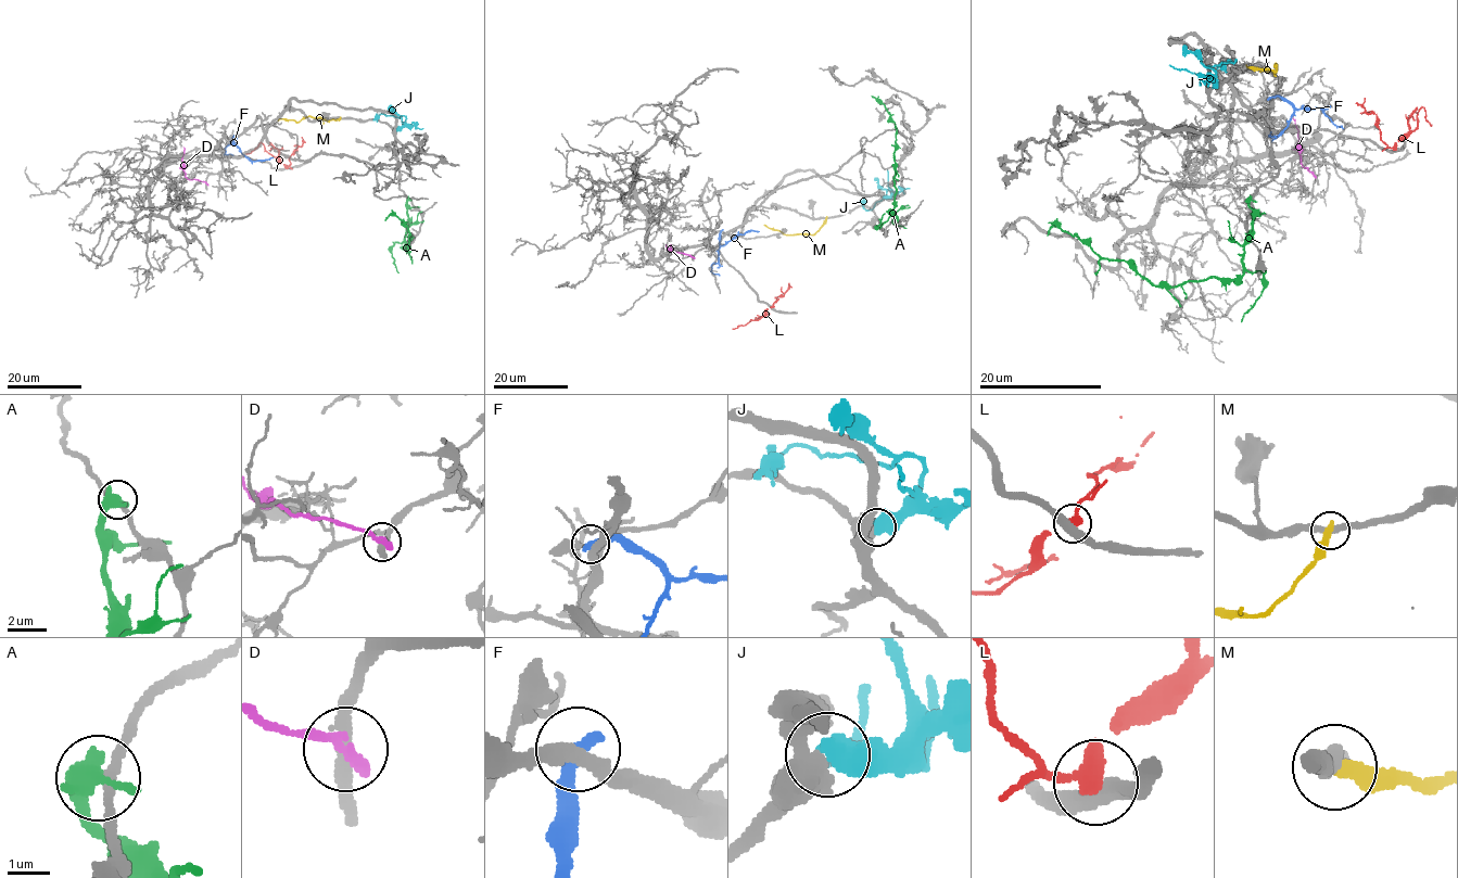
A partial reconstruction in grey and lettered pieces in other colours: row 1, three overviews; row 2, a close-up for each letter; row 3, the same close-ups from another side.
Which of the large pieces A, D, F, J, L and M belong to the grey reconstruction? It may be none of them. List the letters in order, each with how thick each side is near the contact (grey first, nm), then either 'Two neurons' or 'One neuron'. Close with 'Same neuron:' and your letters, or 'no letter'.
A: Thickness 220 nm (grey) against 600 nm. Two neurons
D: Thickness 280 nm (grey) against 320 nm. Two neurons
F: Thickness 340 nm (grey) against 400 nm. Two neurons
J: Thickness 500 nm (grey) against 700 nm. One neuron
L: Thickness 400 nm (grey) against 550 nm. Two neurons
M: Thickness 340 nm (grey) against 440 nm. Two neurons
Same neuron: J

